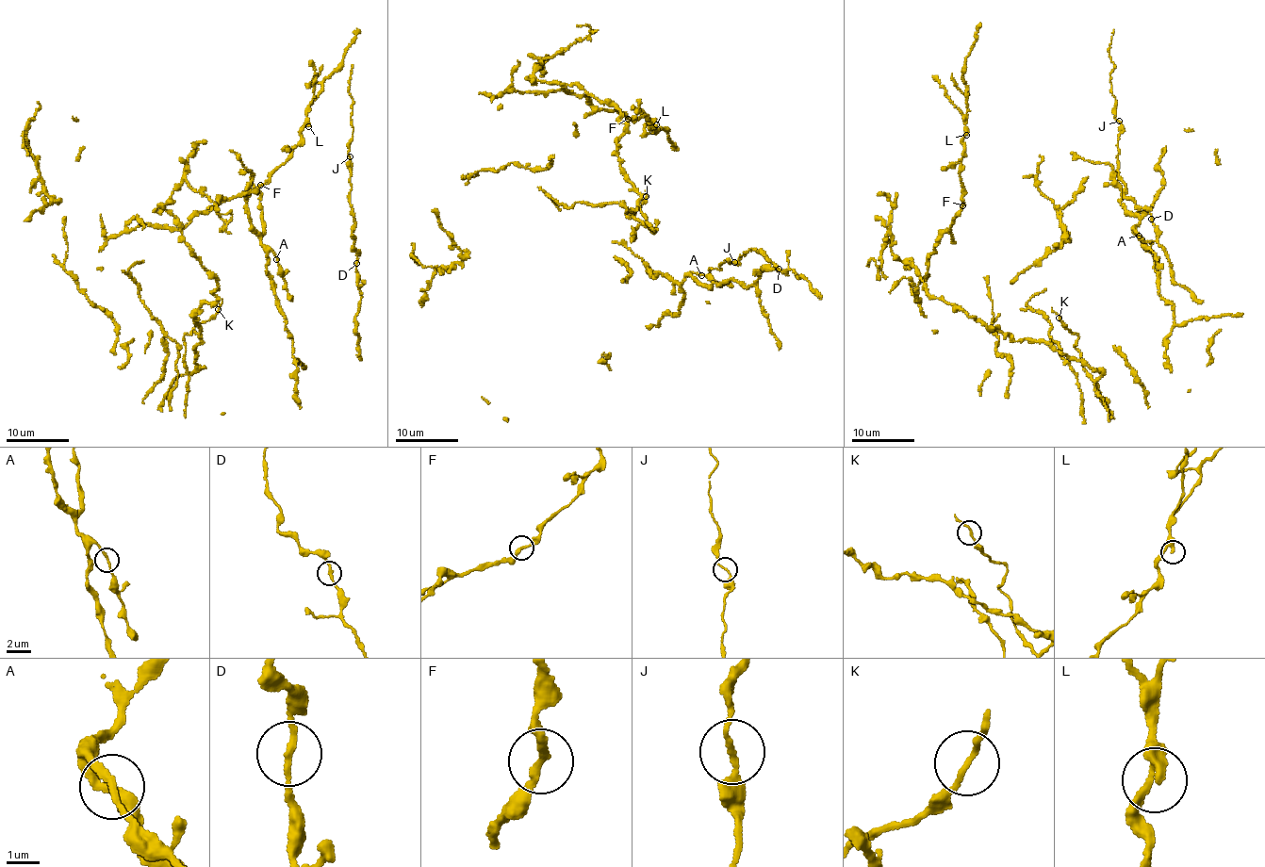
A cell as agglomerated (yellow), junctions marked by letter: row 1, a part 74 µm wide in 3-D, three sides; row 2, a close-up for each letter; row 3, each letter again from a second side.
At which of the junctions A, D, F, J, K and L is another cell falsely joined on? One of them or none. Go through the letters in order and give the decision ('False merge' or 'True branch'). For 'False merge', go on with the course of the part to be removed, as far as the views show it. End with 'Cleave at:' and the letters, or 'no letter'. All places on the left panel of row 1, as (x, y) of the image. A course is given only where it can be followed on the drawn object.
A: True branch
D: True branch
F: True branch
J: True branch
K: True branch
L: True branch
Cleave at: no letter

